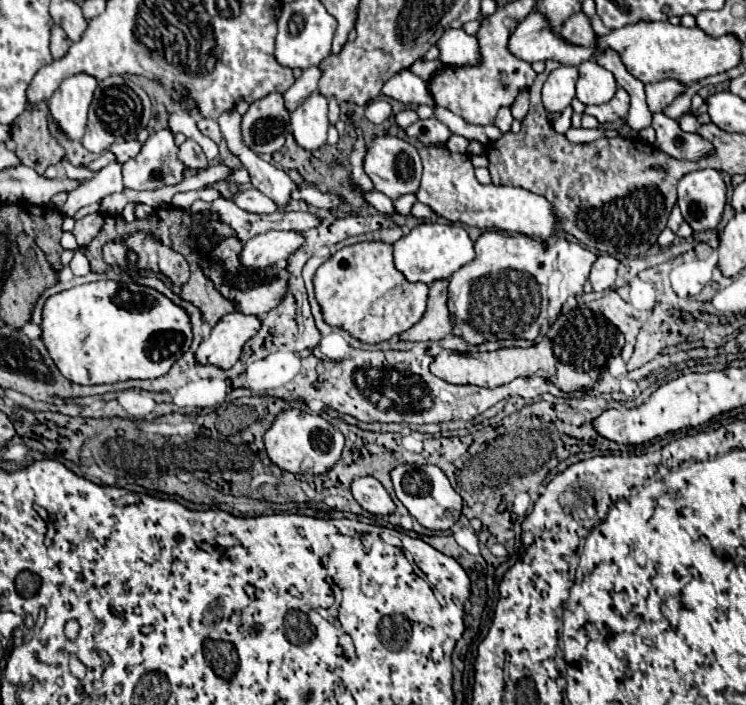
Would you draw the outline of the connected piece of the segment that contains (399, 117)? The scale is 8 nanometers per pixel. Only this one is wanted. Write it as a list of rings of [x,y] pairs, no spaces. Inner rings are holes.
[[[405,110],[405,112],[401,112],[401,114],[397,114],[395,116],[395,124],[403,129],[405,129],[407,126],[410,126],[418,120],[419,117],[414,110]]]

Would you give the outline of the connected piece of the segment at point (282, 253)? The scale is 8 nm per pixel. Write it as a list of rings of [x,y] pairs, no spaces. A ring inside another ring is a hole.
[[[269,230],[245,242],[239,254],[239,260],[247,268],[275,266],[277,262],[287,260],[303,242],[305,238],[299,232]]]

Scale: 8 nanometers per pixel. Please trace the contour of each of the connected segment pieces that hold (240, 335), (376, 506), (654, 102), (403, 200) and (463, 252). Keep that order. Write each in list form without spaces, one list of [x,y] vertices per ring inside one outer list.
[[[231,312],[223,316],[213,326],[211,336],[199,344],[195,352],[195,362],[229,370],[239,360],[243,344],[257,334],[259,326],[261,322],[247,314]]]
[[[365,476],[365,478],[357,478],[351,486],[351,492],[355,496],[355,500],[371,514],[391,514],[395,512],[395,502],[391,500],[389,492],[381,486],[379,480]]]
[[[659,80],[645,84],[645,94],[647,94],[647,104],[651,112],[661,112],[665,106],[669,106],[677,96],[681,96],[687,90],[687,86],[679,80]]]
[[[407,194],[407,196],[401,196],[401,198],[395,200],[395,208],[397,208],[399,214],[409,216],[409,214],[411,214],[411,208],[413,208],[415,202],[417,202],[417,196],[415,196],[415,194]]]
[[[419,224],[407,236],[393,244],[395,268],[409,282],[425,282],[431,284],[435,280],[451,278],[461,266],[469,264],[475,258],[473,242],[461,226],[455,224]]]

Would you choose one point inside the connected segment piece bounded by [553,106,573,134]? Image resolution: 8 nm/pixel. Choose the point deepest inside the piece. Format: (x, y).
(563, 124)

